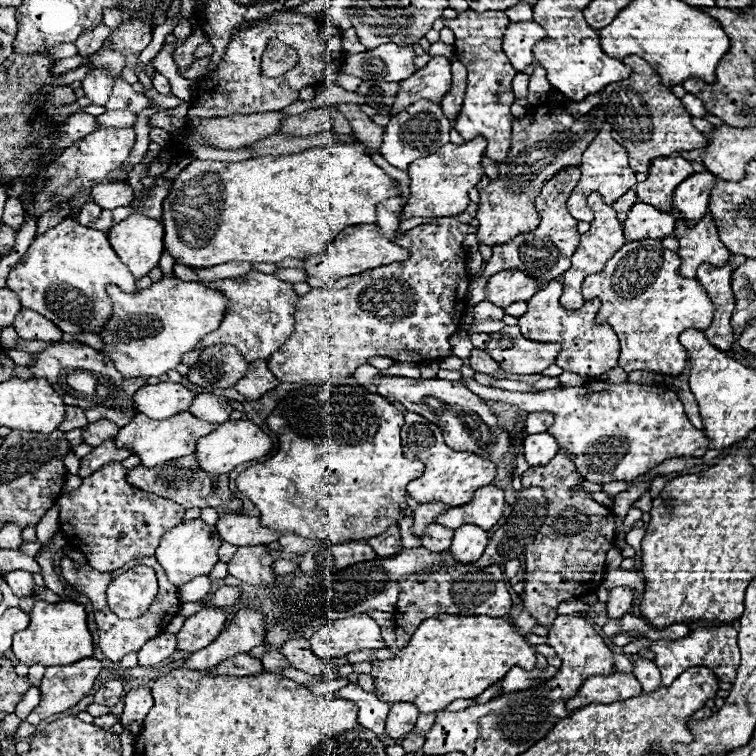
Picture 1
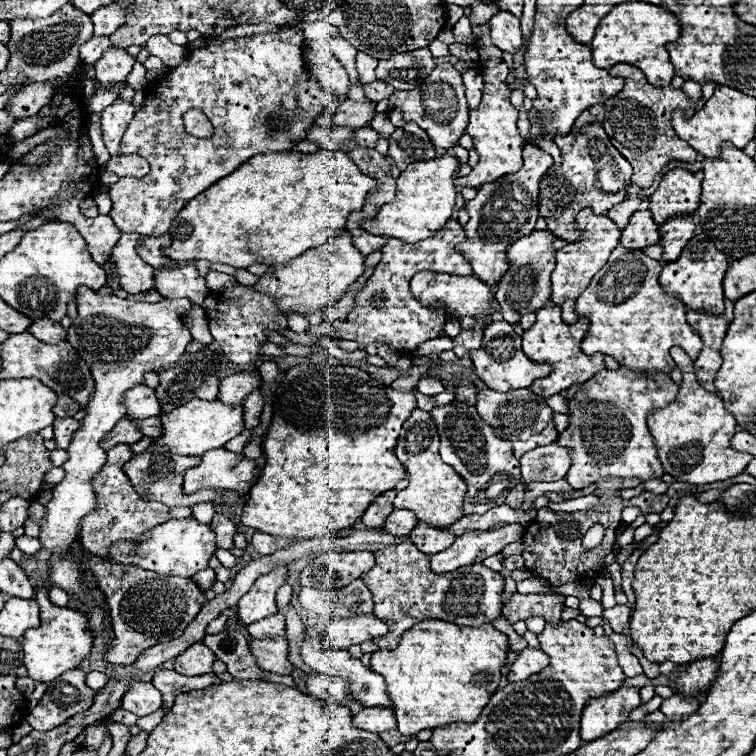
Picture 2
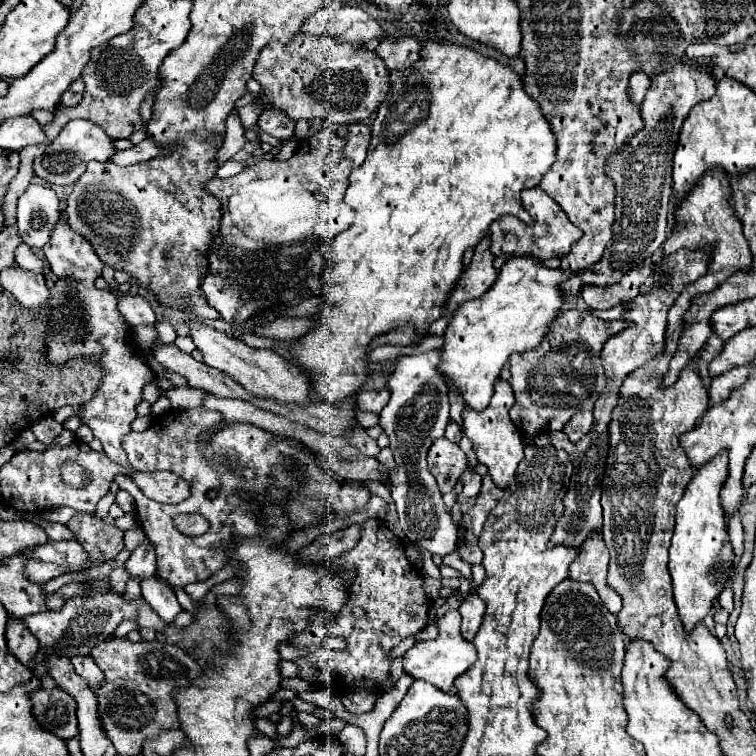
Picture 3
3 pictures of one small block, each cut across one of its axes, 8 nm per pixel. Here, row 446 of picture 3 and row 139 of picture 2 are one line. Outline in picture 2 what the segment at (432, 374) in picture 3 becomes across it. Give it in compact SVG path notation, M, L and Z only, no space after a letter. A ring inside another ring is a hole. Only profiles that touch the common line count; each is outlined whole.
M408 122L406 126L398 128L390 136L390 148L388 154L394 158L396 166L404 170L410 162L420 162L426 158L434 158L436 150L428 138L428 134L418 128L418 124Z

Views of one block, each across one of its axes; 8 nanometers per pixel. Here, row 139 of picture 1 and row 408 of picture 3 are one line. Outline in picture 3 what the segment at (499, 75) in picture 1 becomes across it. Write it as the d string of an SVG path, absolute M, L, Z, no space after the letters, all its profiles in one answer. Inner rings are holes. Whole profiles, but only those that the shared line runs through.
M498 378L494 382L494 396L492 396L490 404L486 406L486 410L478 412L478 410L470 410L470 406L464 406L464 412L462 412L462 420L464 420L462 428L464 428L464 434L470 438L470 442L474 444L478 462L488 466L488 474L502 488L514 486L516 468L524 456L522 454L522 434L518 434L516 424L508 416L508 410L512 404L514 404L512 386L506 380Z

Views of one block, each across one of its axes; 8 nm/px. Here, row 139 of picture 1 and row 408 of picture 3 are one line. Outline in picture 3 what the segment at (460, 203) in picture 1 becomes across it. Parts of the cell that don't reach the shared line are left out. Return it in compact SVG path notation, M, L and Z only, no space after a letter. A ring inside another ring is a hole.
M510 256L494 286L482 294L482 298L470 300L454 312L444 332L444 360L440 370L446 378L456 382L468 406L484 410L494 394L494 380L510 354L528 352L540 344L564 302L564 292L560 290L562 282L578 274L582 272L552 268L532 256Z

